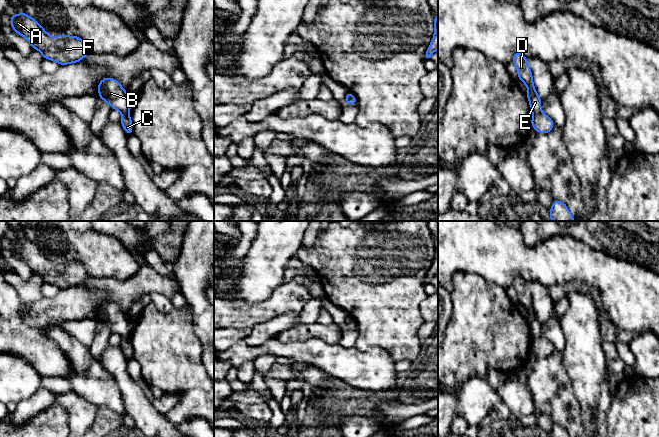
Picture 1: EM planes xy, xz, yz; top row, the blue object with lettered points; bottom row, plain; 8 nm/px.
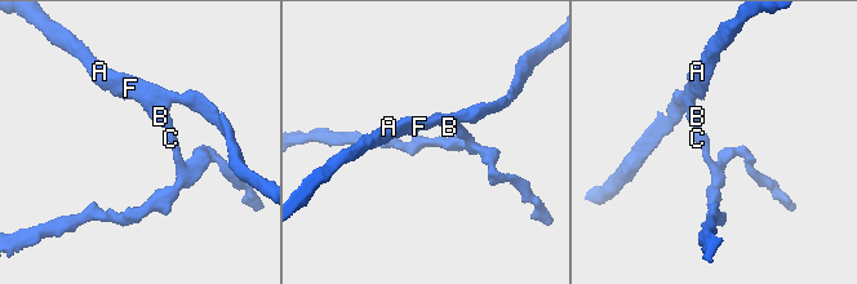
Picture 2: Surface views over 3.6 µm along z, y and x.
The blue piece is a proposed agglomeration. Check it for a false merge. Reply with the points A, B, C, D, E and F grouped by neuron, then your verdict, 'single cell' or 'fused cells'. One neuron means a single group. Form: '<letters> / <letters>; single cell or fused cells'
A B D E F / C; fused cells

